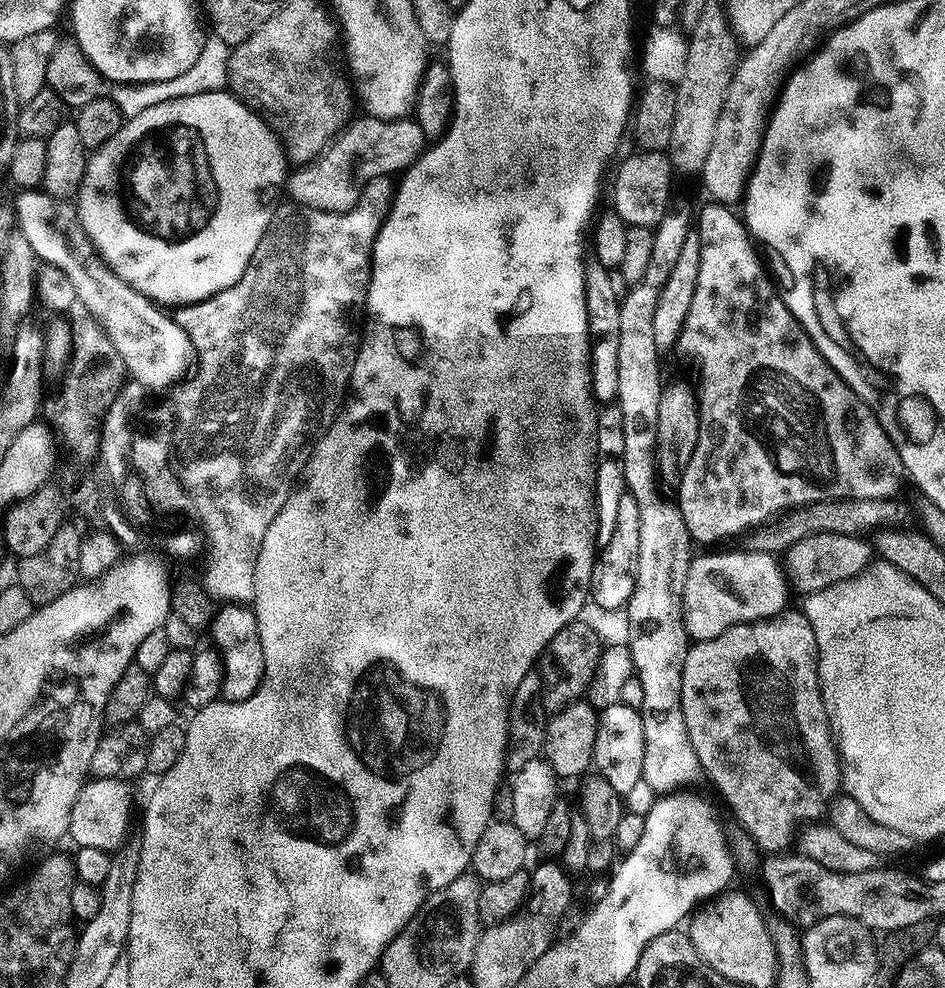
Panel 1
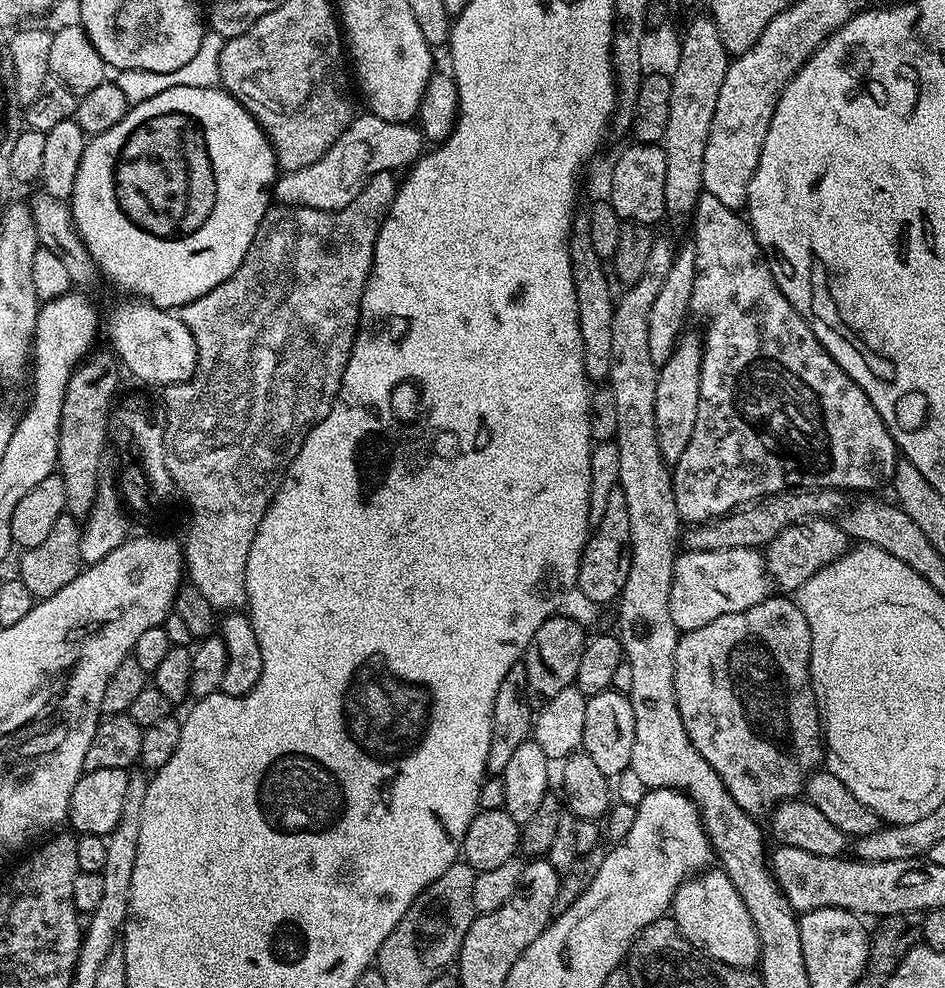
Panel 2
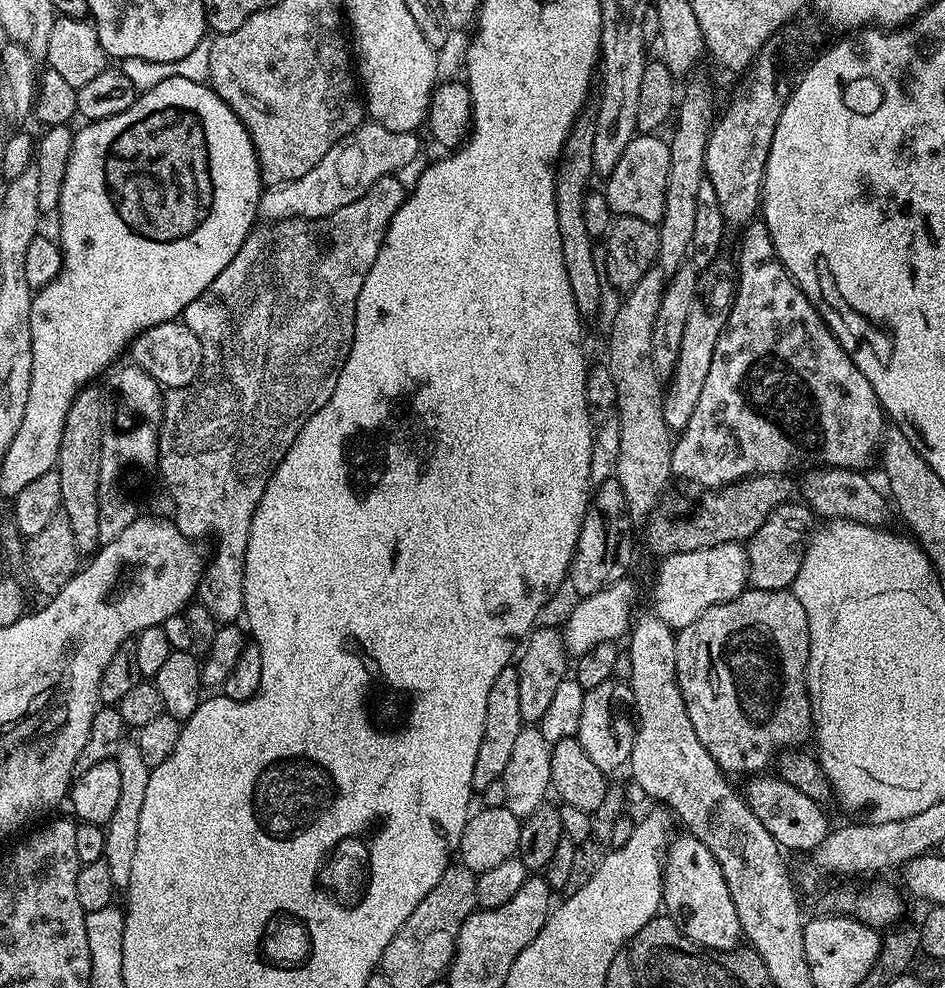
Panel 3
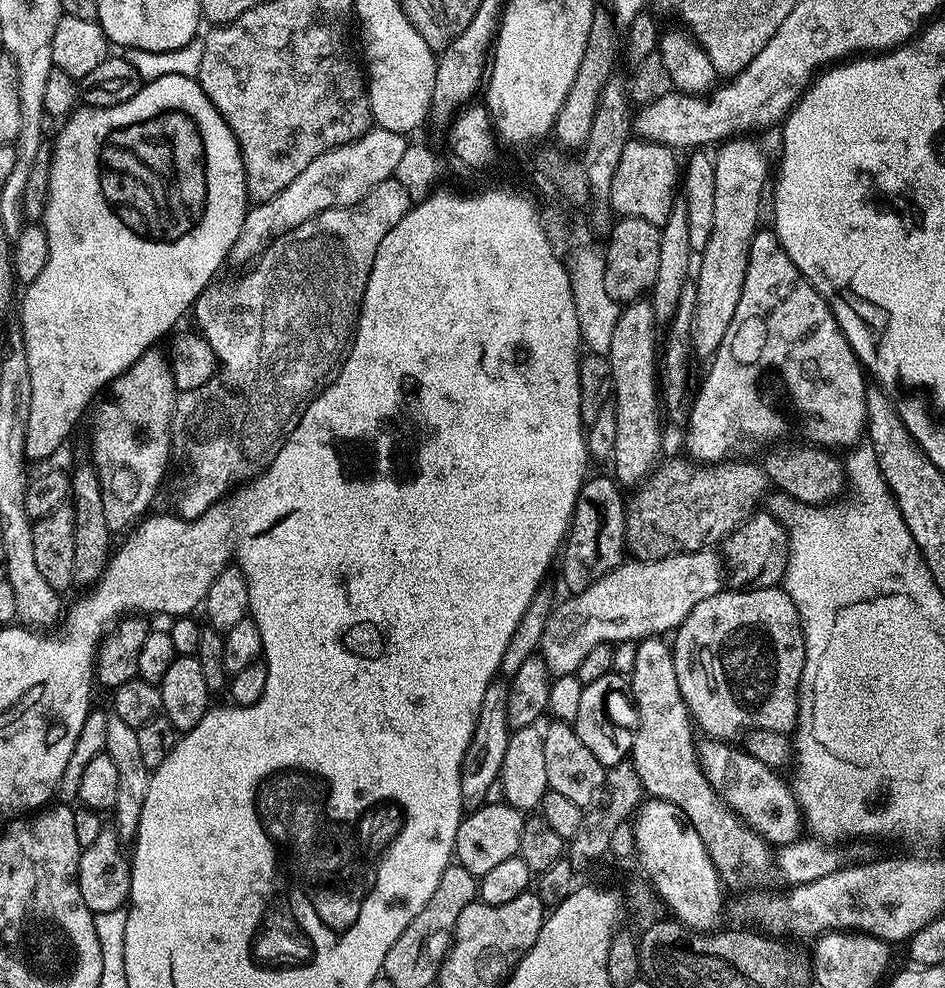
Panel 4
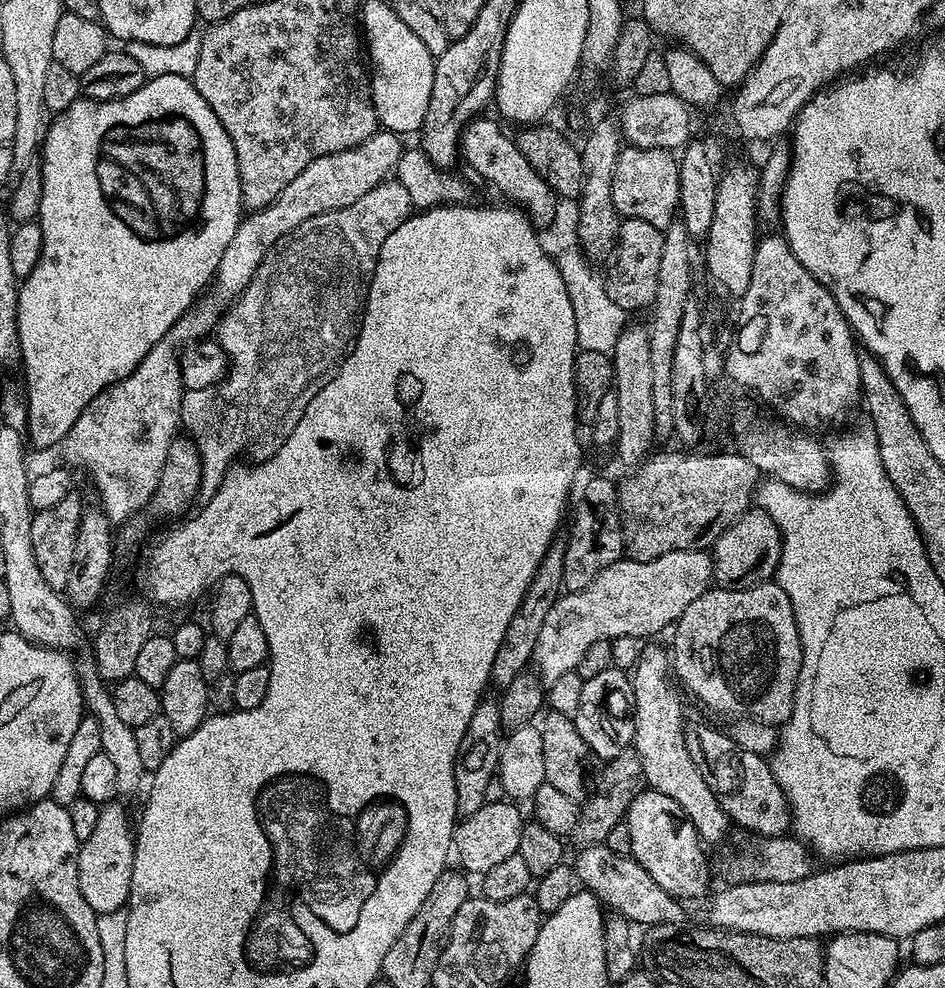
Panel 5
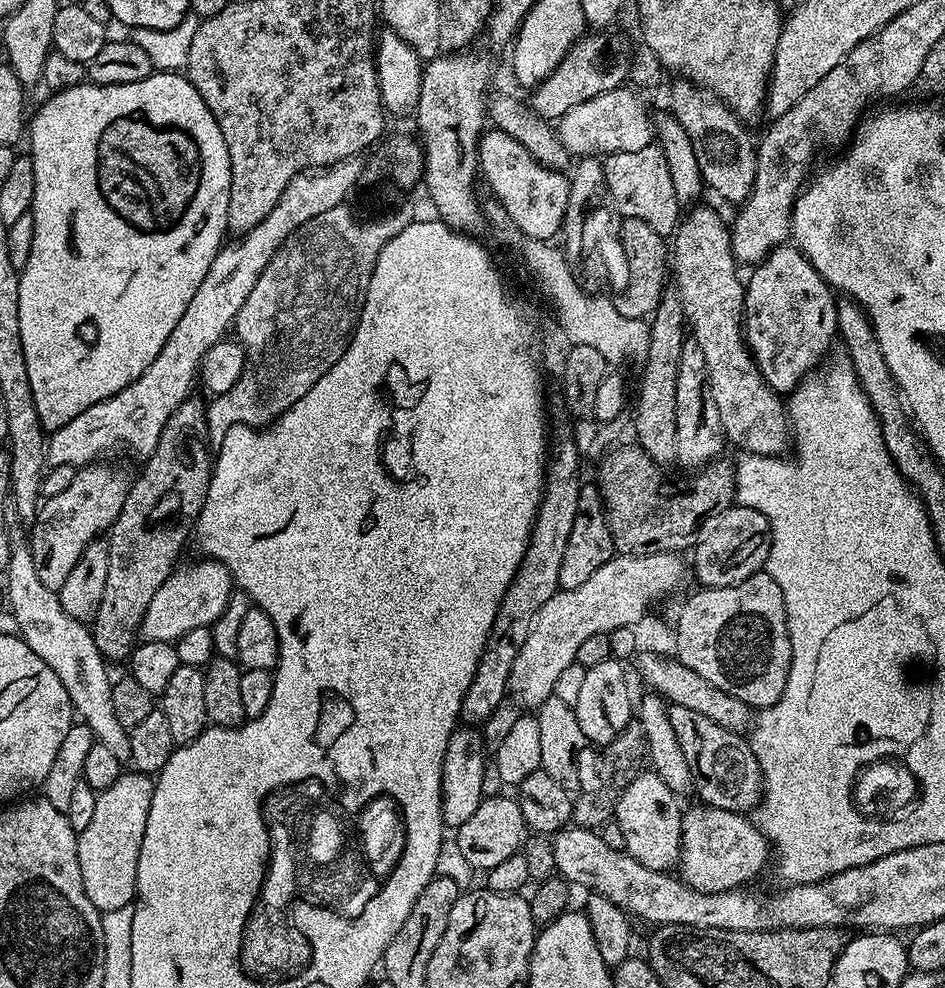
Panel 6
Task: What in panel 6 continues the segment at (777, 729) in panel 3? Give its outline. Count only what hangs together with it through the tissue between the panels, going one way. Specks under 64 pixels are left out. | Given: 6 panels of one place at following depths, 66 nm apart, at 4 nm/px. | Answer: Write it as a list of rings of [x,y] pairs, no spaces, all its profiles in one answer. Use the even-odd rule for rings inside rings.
[[[761,570],[734,586],[701,587],[680,608],[680,617],[674,623],[674,656],[681,663],[709,682],[710,686],[732,695],[751,706],[756,706],[767,692],[775,693],[783,685],[790,670],[792,647],[788,637],[786,602],[778,582]]]

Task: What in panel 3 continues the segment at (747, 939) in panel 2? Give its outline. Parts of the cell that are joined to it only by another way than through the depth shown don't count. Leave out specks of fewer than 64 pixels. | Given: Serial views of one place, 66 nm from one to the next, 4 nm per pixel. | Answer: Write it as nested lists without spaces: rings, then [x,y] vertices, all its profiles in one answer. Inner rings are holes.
[[[683,835],[673,839],[664,857],[663,907],[695,944],[714,952],[733,951],[741,943],[742,933],[734,898],[730,898],[726,878],[722,878],[722,866],[696,836]]]

